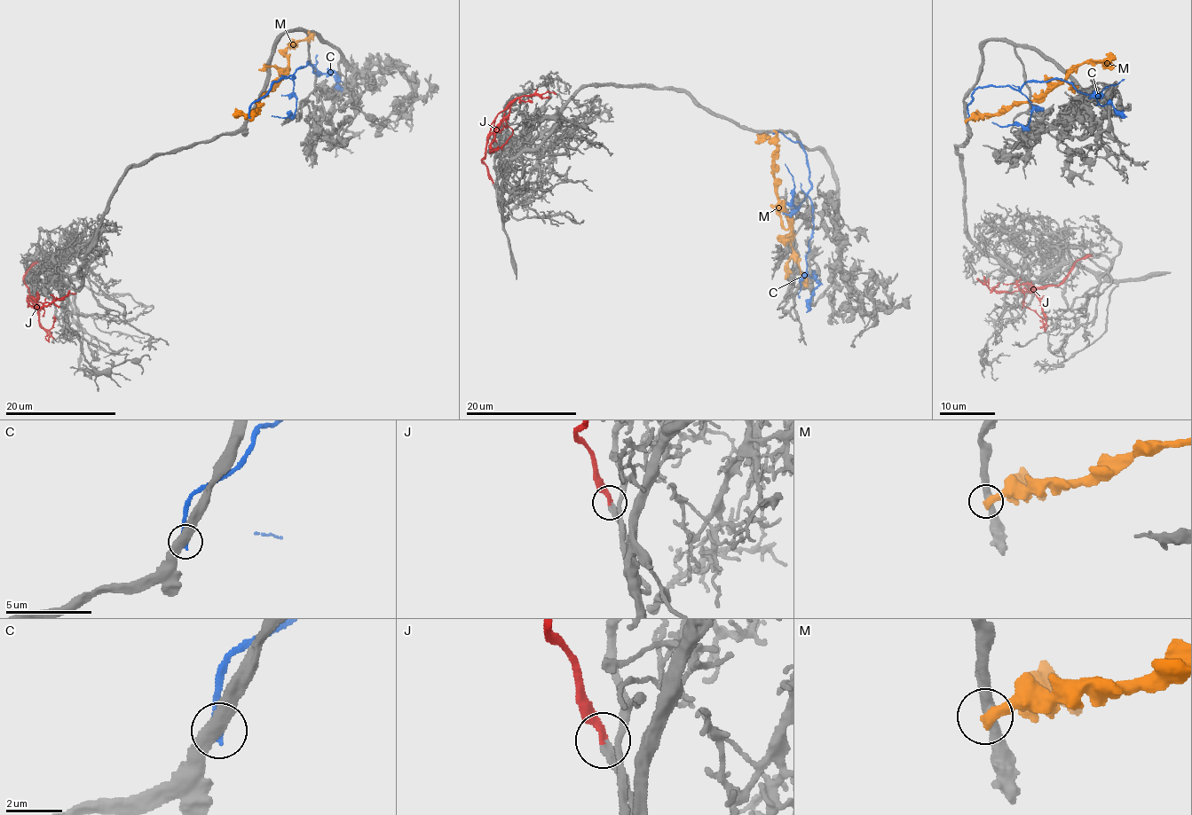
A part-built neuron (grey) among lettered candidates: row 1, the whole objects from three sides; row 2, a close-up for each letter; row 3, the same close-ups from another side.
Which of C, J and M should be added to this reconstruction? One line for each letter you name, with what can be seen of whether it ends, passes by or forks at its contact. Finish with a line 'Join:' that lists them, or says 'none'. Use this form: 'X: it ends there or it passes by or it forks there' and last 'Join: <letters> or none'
J: it ends there
Join: J

